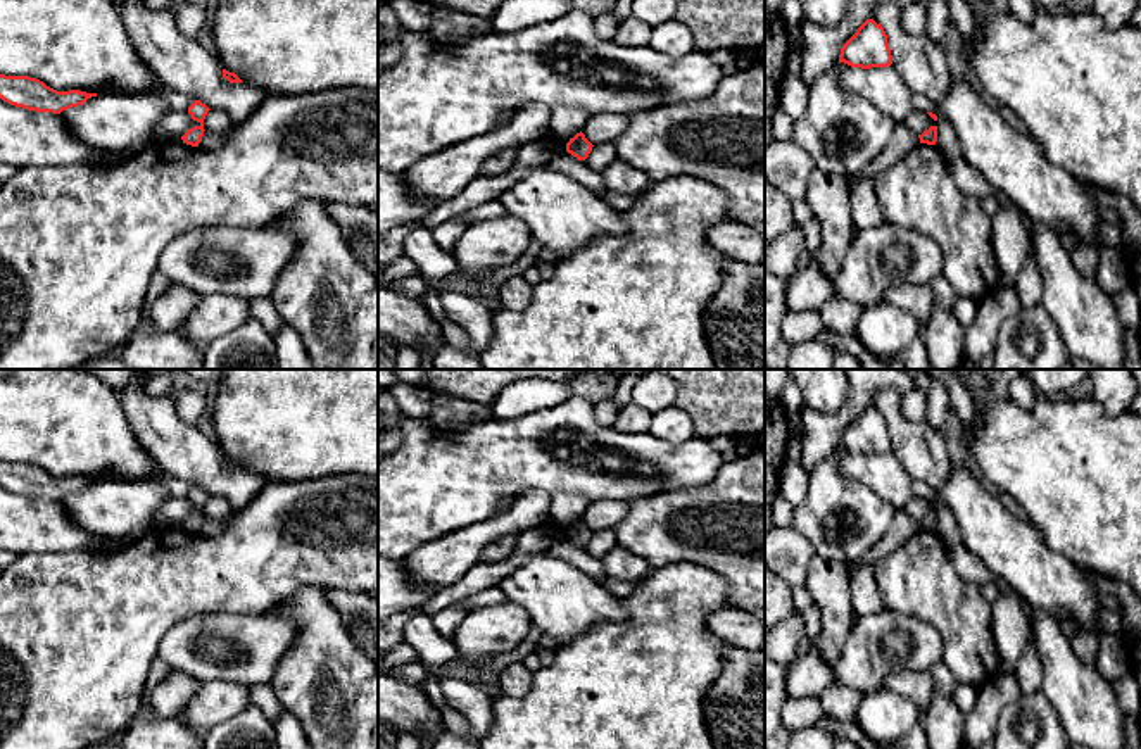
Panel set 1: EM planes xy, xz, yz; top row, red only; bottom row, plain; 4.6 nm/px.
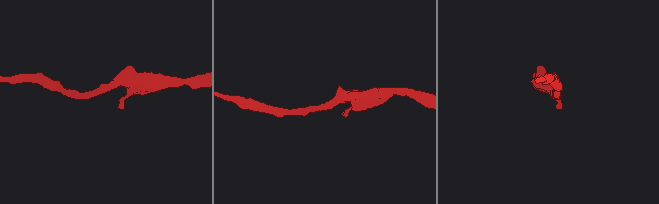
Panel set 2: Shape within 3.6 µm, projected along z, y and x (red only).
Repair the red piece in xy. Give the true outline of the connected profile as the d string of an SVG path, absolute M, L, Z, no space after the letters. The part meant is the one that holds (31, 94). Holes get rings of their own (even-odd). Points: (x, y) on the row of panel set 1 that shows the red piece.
M0 74L0 98L28 110L60 114L83 105L91 97L97 97L97 93L57 91L36 78Z

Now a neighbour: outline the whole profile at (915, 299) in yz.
M896 283L884 292L882 302L901 307L925 326L932 319L934 295L930 286Z

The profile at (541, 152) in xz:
M537 140L520 147L513 167L540 167L566 152L566 145L554 140Z

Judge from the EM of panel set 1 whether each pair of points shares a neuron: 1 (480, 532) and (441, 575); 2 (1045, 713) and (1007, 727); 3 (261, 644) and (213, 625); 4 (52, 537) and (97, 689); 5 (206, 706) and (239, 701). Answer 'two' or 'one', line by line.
1: one
2: one
3: one
4: two
5: one

